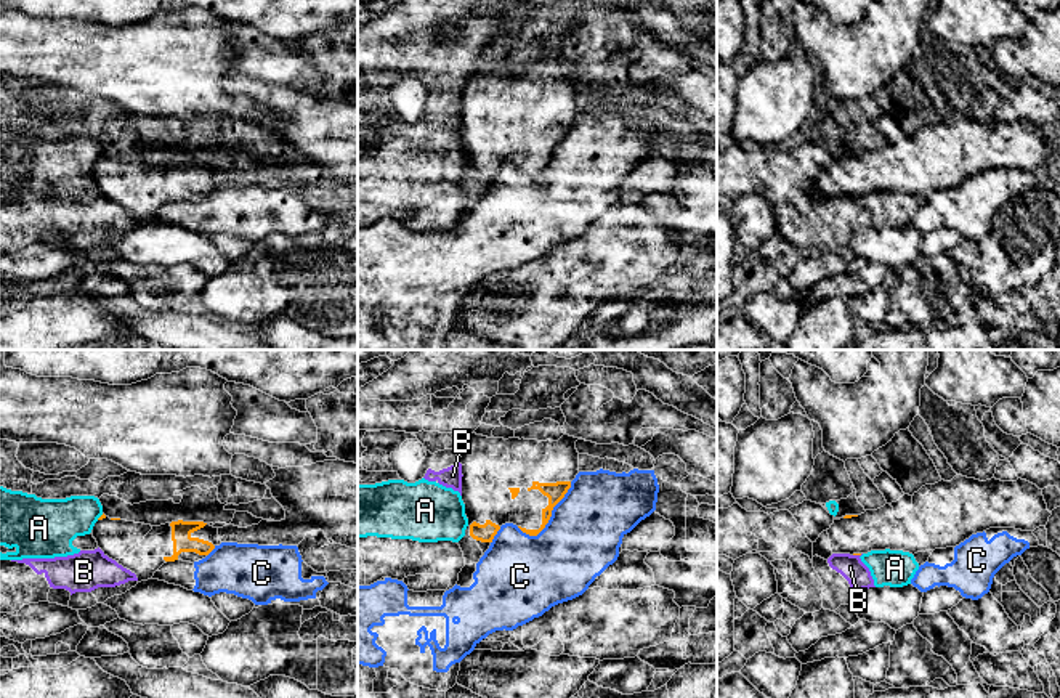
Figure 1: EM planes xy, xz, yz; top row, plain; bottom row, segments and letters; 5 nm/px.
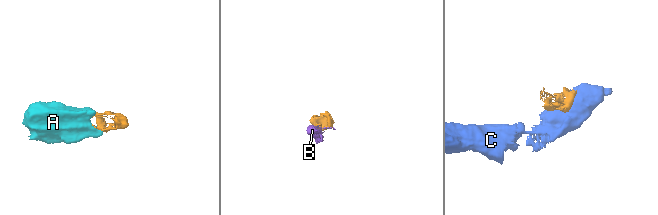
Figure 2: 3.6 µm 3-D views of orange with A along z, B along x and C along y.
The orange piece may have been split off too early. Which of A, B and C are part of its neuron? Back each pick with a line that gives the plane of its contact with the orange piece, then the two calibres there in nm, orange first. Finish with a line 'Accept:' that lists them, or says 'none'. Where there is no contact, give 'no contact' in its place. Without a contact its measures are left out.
Accept: none

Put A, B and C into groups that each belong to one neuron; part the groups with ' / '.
A B / C

